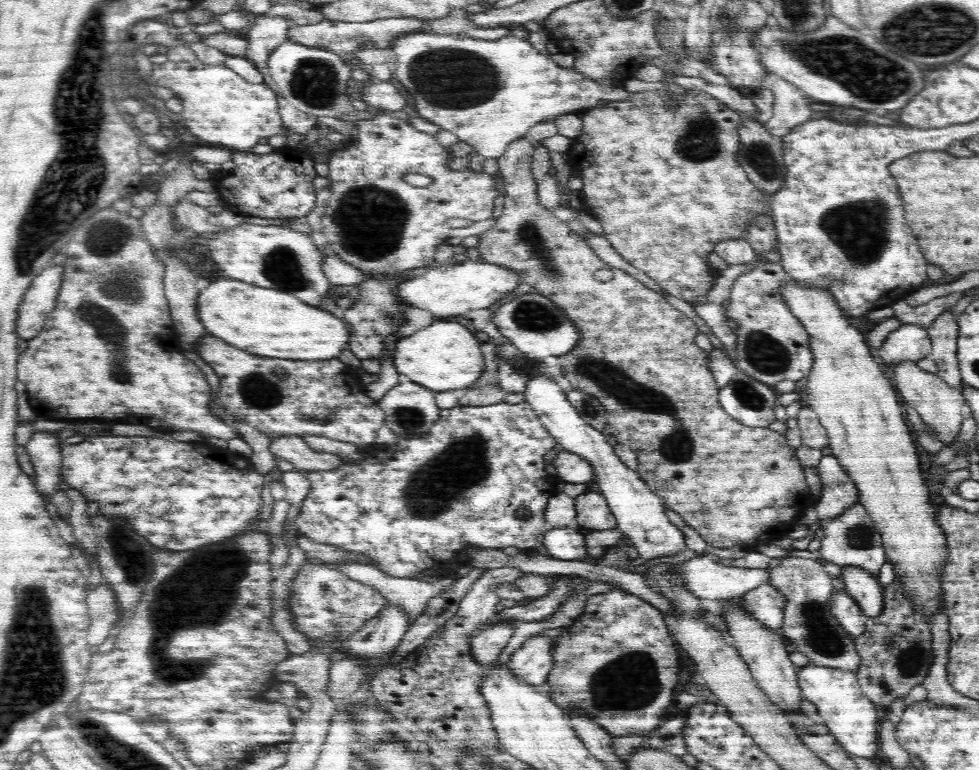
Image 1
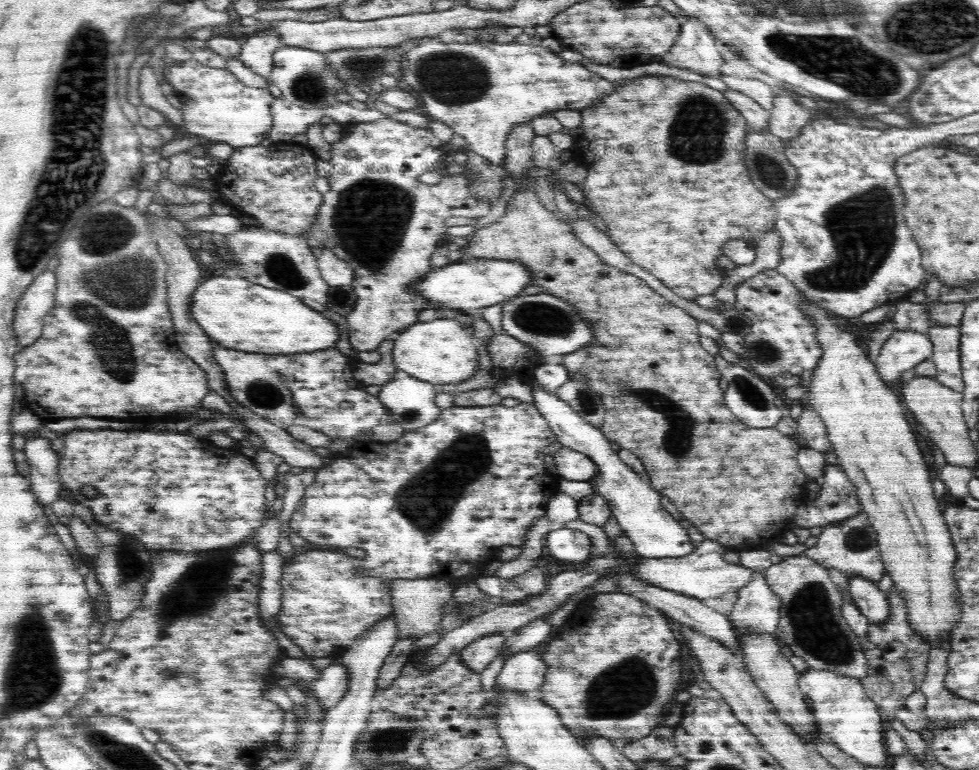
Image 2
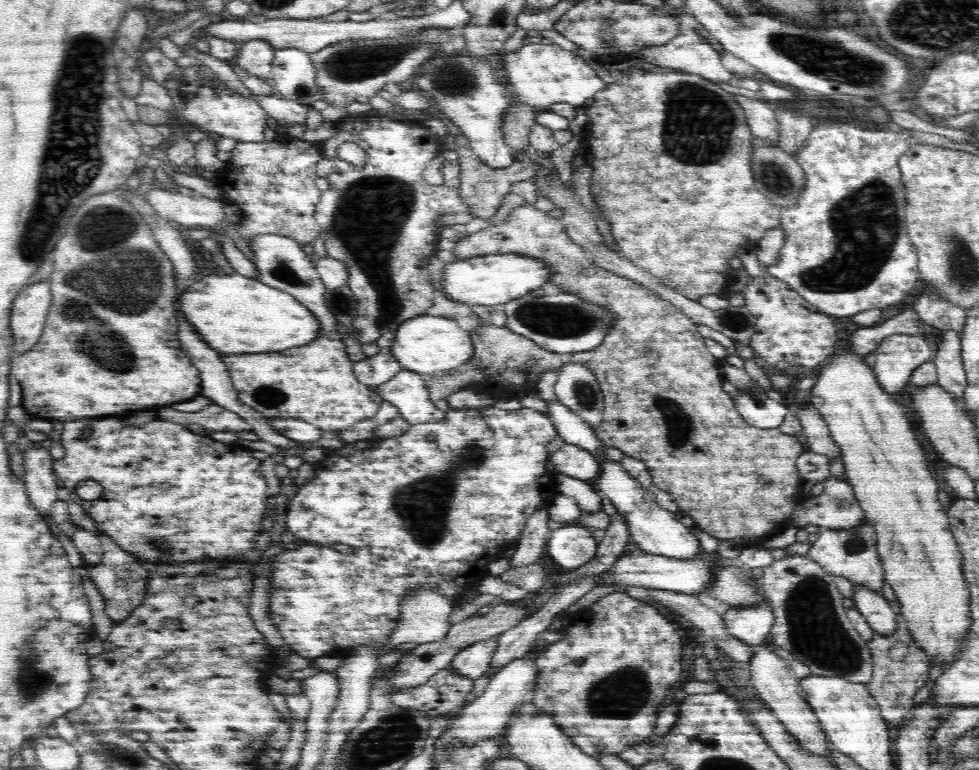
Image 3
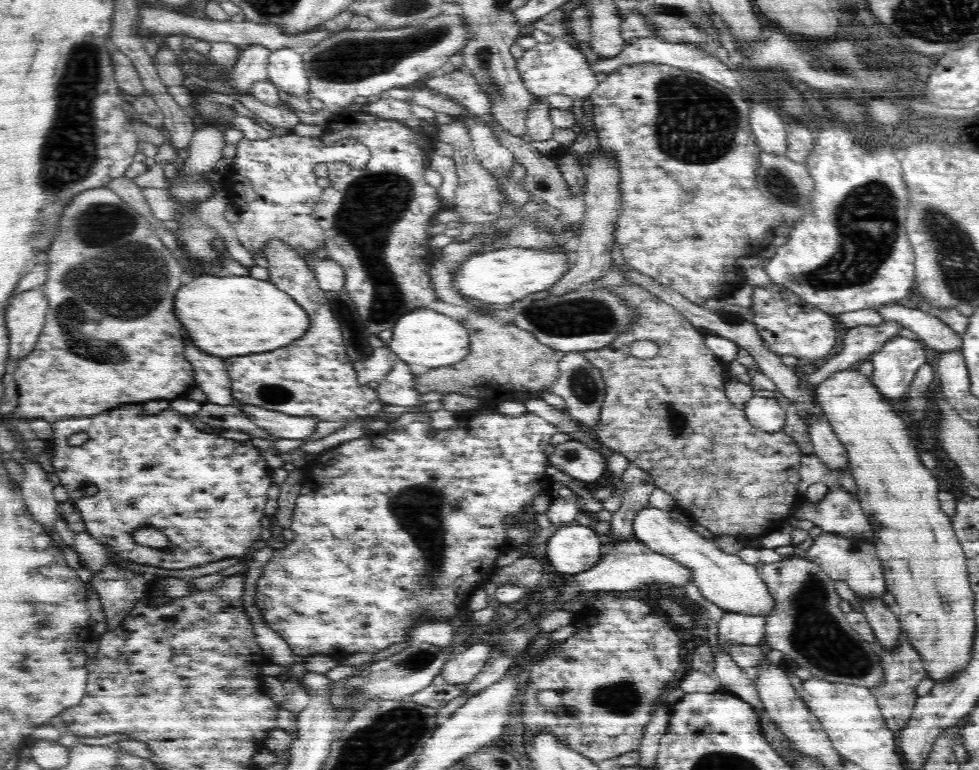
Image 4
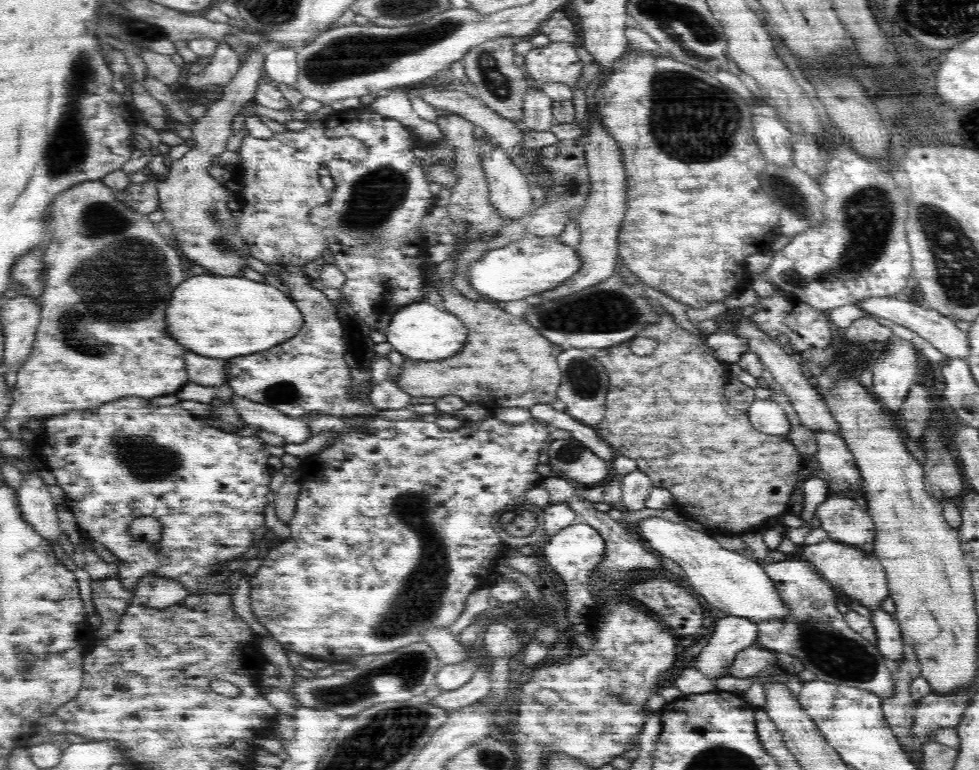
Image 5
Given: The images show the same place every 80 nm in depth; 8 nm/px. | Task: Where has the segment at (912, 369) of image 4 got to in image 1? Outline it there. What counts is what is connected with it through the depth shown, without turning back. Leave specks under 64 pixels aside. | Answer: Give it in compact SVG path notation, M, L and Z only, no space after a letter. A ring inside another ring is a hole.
M904 324L893 330L878 350L875 351L878 360L884 366L887 374L900 361L918 362L928 357L931 351L931 340L927 328L914 324Z

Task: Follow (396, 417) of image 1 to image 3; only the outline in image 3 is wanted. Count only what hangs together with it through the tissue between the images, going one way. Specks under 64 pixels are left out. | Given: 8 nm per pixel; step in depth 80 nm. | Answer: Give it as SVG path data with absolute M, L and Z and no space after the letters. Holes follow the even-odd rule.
M402 369L376 389L382 400L397 408L400 418L413 424L442 422L446 418L445 411L434 405L425 377L417 372Z

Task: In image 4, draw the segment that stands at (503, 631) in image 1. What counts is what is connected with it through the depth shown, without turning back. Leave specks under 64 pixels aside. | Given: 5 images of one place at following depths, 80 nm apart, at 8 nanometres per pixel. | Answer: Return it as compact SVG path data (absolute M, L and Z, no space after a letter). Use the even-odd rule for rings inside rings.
M478 643L466 646L456 653L442 668L440 675L452 684L468 684L484 668L491 657L492 646Z

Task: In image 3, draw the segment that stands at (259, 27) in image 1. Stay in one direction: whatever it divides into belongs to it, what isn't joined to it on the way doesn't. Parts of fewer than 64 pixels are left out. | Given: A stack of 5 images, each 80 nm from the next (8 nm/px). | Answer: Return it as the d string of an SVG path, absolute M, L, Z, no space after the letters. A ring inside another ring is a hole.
M250 40L240 44L239 54L232 64L250 75L269 81L275 50L266 40Z

